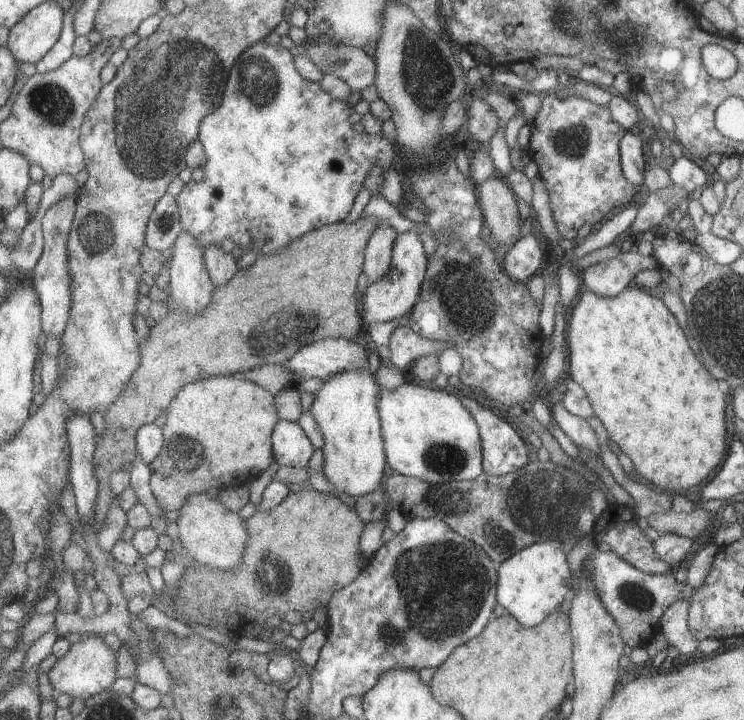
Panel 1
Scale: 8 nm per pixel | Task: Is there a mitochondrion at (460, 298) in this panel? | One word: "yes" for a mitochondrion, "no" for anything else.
yes

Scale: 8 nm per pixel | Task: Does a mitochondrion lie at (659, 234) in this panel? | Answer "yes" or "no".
no

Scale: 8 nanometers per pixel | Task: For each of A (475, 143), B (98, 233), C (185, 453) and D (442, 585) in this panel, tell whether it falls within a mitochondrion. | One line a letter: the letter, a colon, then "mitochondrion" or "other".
A: other
B: mitochondrion
C: mitochondrion
D: mitochondrion

